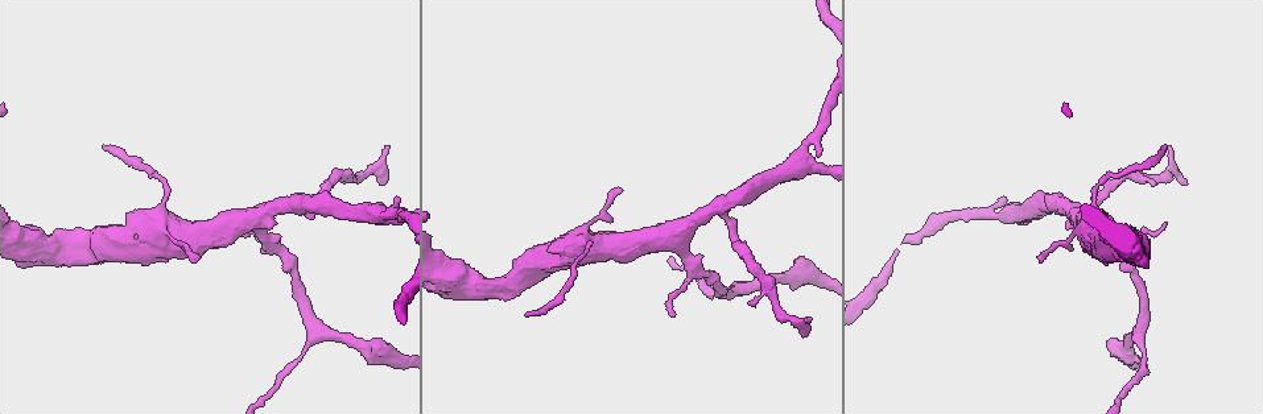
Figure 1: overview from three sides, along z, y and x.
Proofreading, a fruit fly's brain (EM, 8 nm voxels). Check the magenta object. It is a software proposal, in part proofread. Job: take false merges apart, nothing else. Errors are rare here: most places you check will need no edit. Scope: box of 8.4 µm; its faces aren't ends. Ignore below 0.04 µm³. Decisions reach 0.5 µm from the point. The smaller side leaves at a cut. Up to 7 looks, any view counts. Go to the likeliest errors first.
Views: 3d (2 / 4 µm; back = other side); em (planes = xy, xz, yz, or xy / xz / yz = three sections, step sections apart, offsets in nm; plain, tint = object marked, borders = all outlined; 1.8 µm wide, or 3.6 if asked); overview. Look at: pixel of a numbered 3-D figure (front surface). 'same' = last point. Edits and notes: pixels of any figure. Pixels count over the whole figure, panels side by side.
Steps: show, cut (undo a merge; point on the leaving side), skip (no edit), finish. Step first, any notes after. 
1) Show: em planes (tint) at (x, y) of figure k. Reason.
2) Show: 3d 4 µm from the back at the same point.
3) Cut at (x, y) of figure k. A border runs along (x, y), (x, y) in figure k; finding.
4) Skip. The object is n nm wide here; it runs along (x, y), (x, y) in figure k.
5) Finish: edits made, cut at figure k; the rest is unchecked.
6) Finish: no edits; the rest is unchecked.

Show: em 3.6 µm planes (plain) at (743, 291) of figure 1. Arms part here.

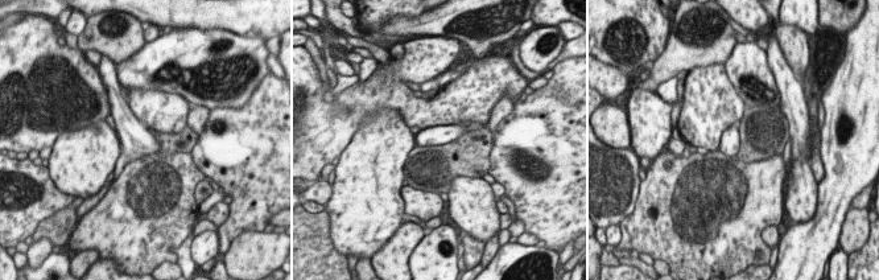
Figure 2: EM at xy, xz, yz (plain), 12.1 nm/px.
Show: em 3.6 µm planes (borders) at the same point.

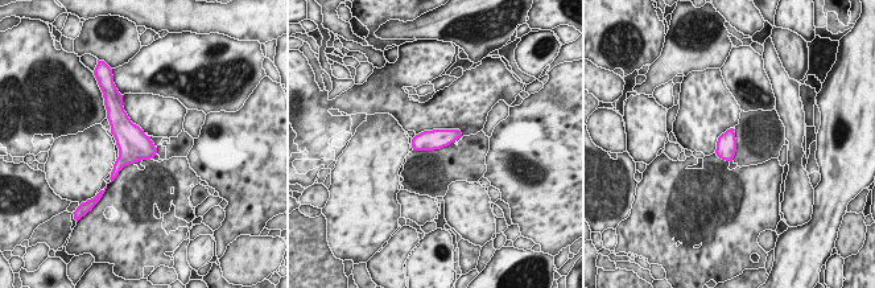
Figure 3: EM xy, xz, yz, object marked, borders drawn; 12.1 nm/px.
Skip. One cell here.

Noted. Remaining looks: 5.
Show: 3d 4 µm at (1055, 201) of figure 1. Sudden change in width.

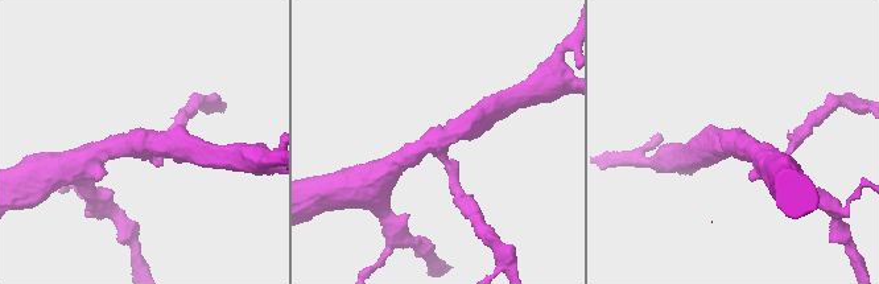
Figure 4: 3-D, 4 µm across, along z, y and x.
Show: em planes (tint) at (432, 140) of figure 4. 3 arms meet here.

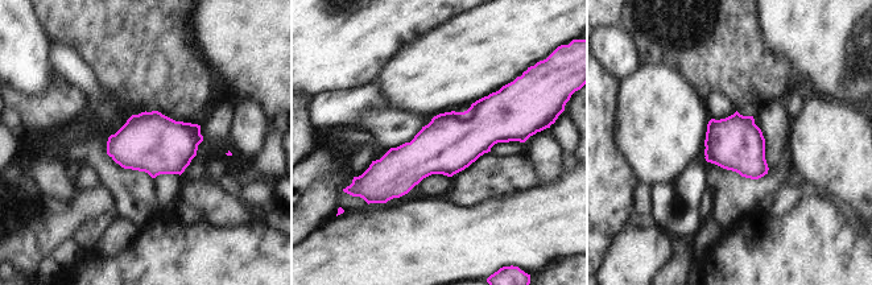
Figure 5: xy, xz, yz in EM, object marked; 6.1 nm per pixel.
Skip. The object is 320 nm wide here; it runs along (519, 137), (367, 174) in figure 5; all the same cell.

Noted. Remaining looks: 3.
Show: em planes (tint) at (376, 214) of figure 1. Two arms in line, one across.

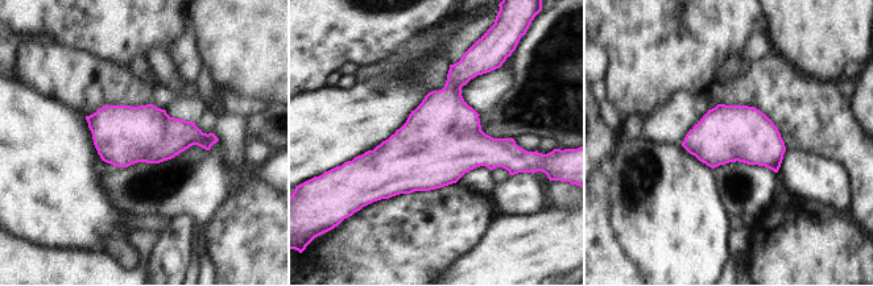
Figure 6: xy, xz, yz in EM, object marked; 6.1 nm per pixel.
Skip. The object is 360 nm wide here; all the same cell.

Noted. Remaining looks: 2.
Finish: no edits; the rest is unchecked.

